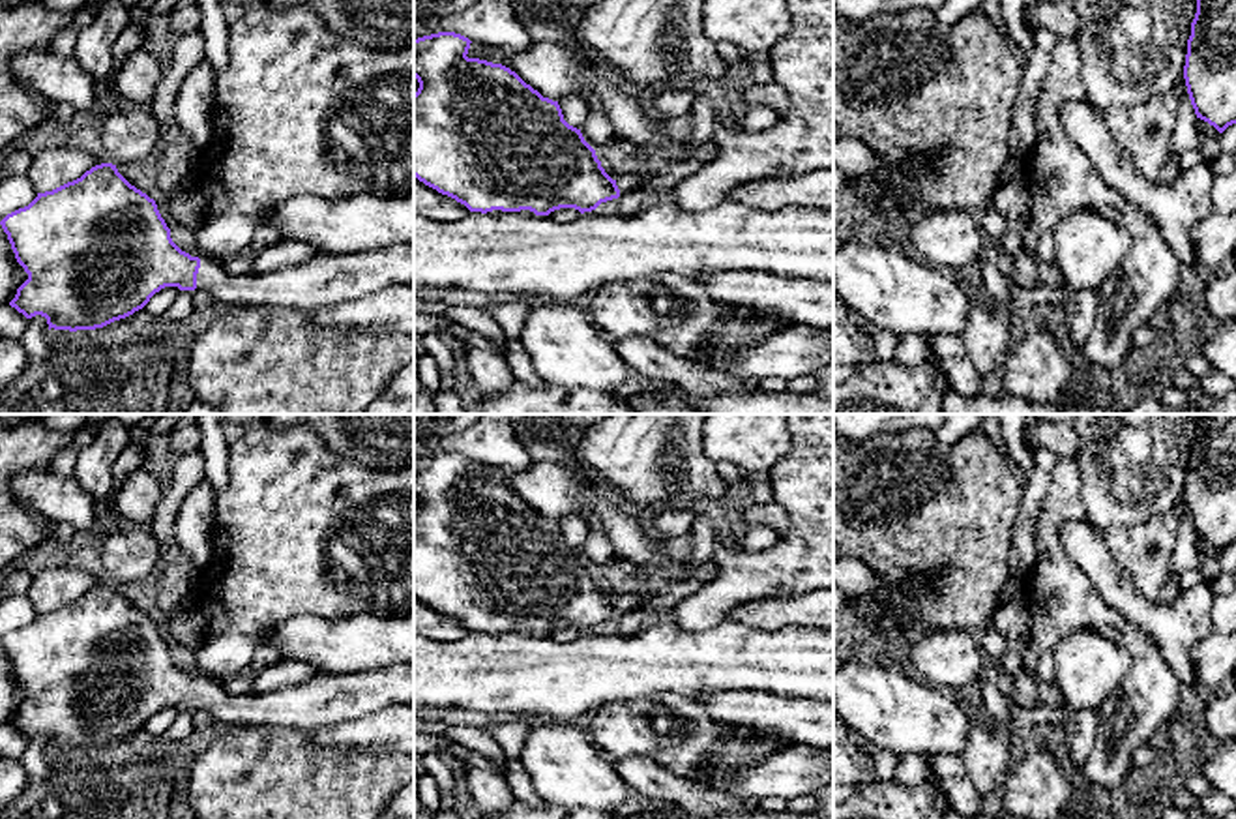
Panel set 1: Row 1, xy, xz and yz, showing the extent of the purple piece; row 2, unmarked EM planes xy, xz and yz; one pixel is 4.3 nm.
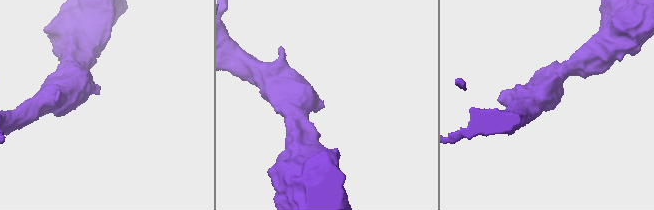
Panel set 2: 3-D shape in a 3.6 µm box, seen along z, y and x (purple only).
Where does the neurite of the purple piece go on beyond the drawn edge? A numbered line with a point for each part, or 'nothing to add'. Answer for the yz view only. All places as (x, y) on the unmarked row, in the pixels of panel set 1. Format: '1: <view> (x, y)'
nothing to add

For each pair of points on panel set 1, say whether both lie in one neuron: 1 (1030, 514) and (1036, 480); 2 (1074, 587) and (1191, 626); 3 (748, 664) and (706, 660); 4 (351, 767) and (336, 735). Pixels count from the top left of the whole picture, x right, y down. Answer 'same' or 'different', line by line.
1: same
2: different
3: same
4: different

